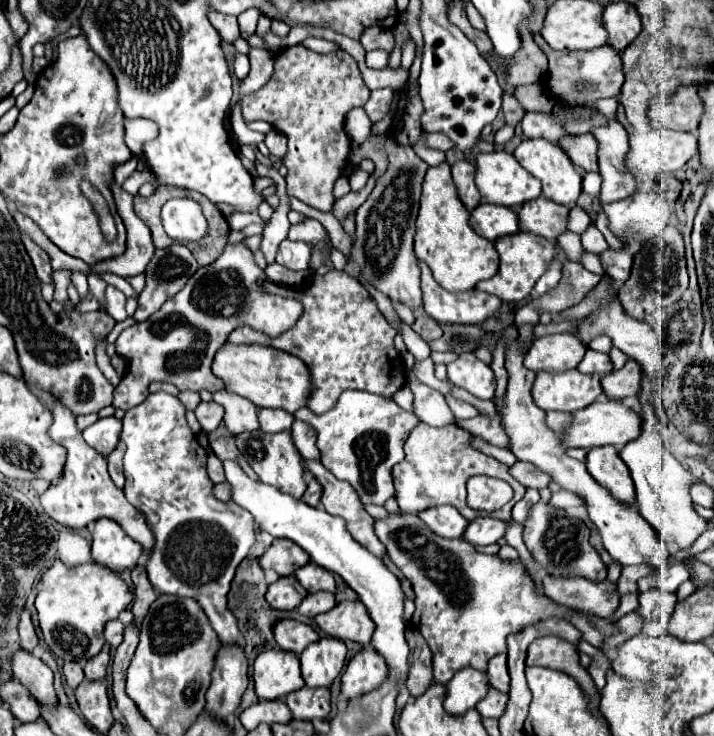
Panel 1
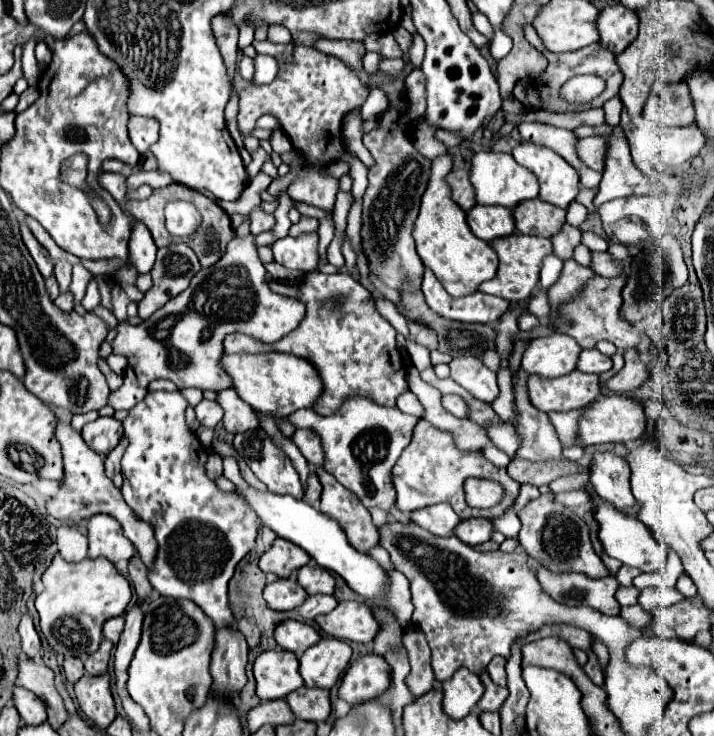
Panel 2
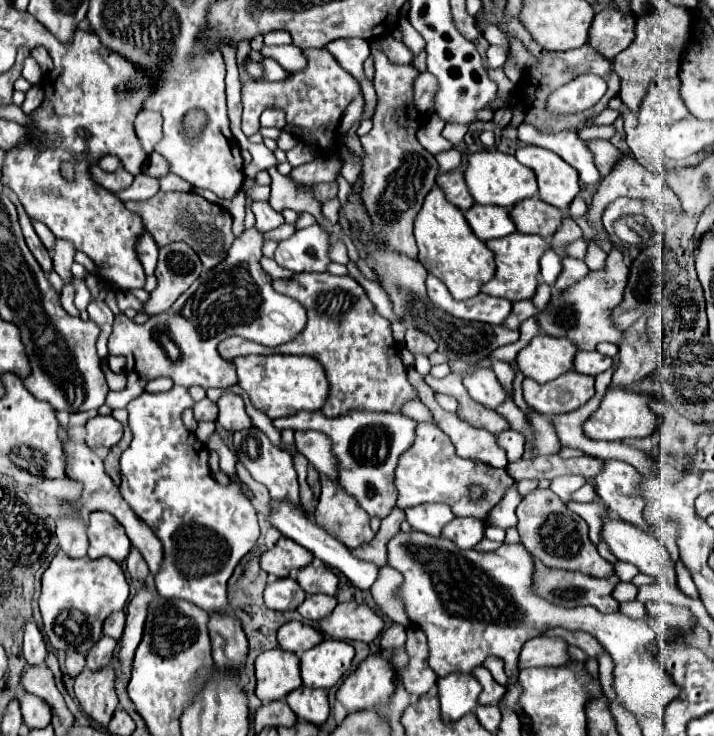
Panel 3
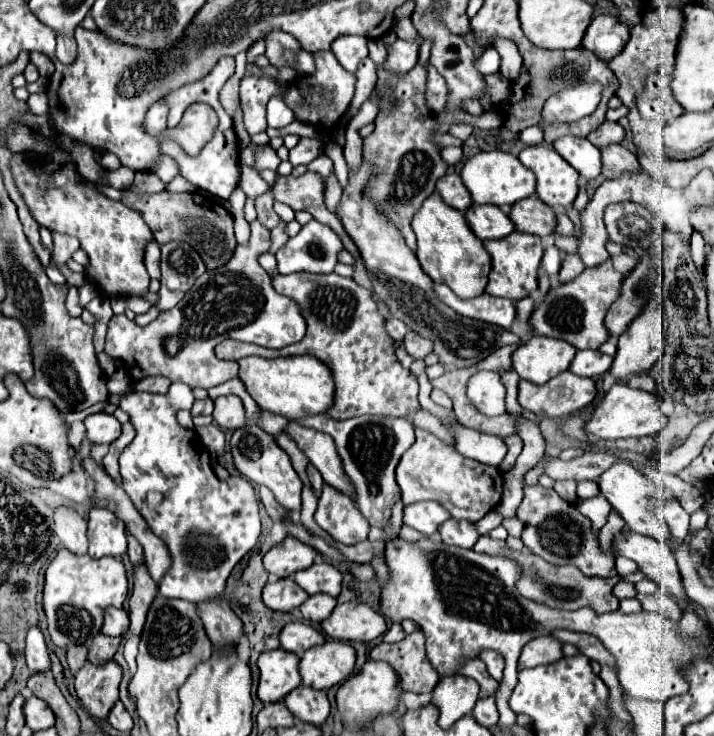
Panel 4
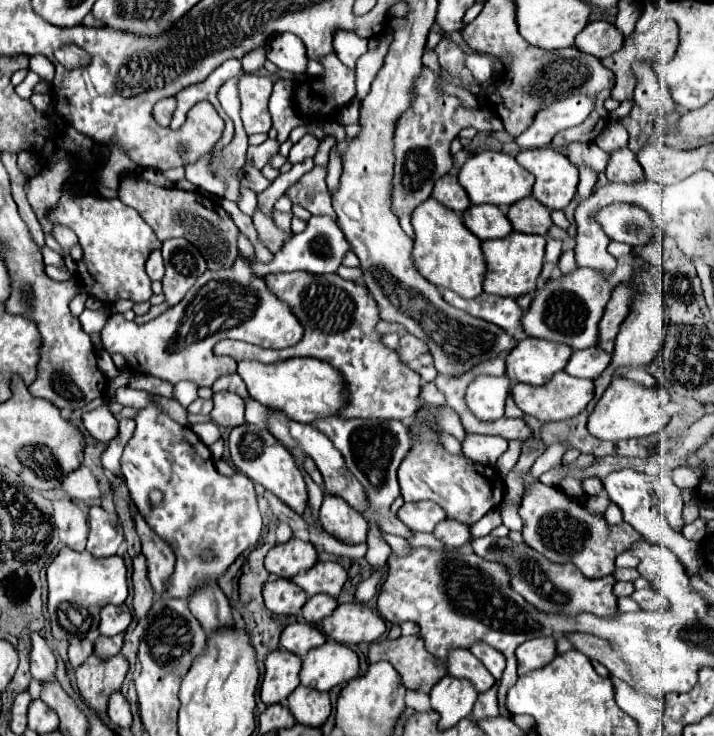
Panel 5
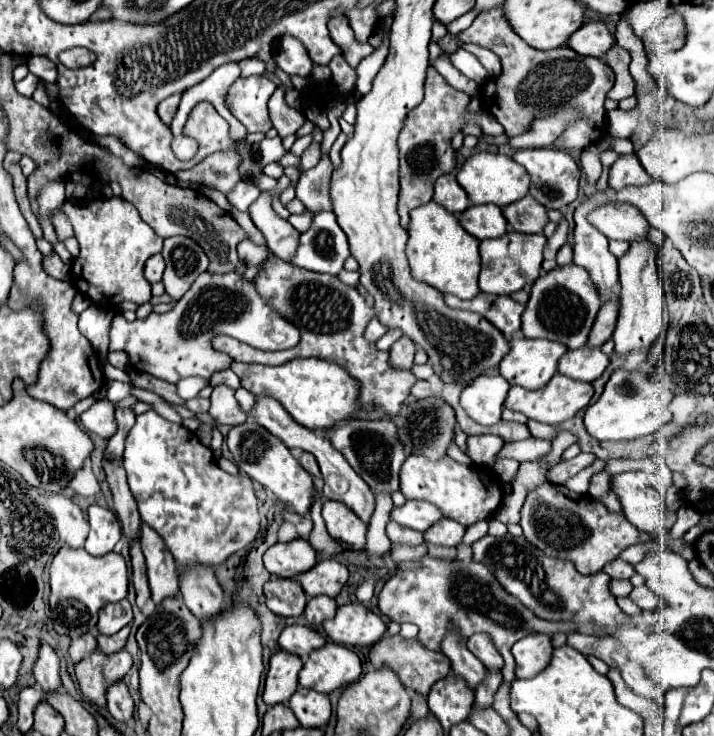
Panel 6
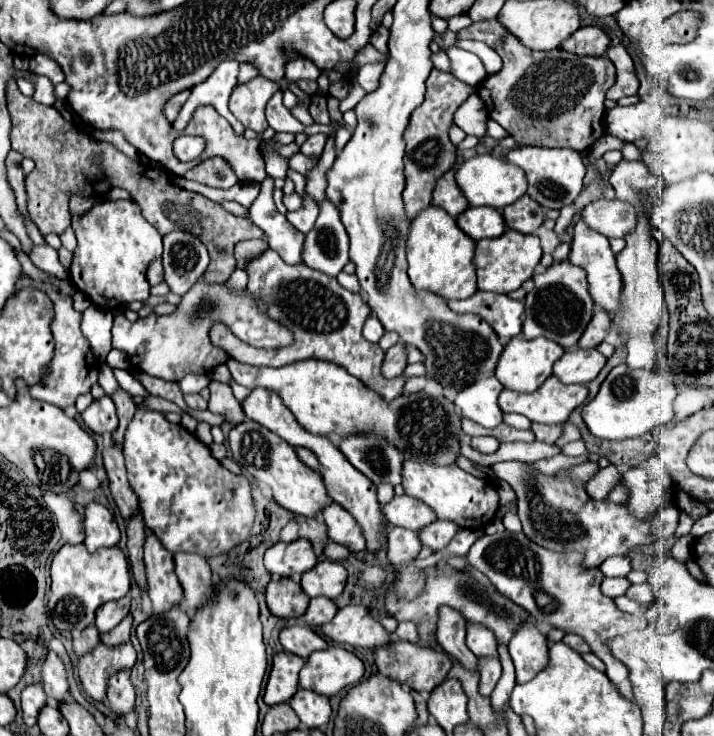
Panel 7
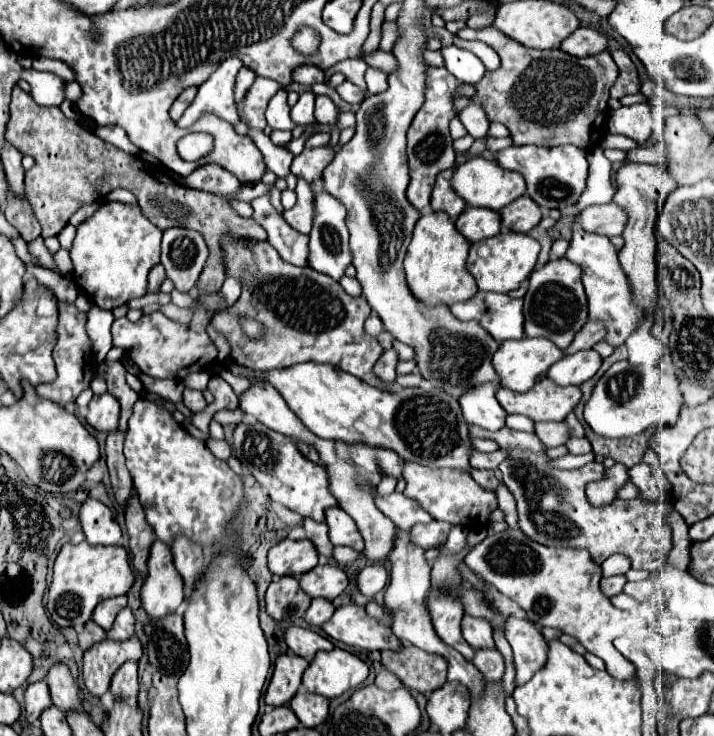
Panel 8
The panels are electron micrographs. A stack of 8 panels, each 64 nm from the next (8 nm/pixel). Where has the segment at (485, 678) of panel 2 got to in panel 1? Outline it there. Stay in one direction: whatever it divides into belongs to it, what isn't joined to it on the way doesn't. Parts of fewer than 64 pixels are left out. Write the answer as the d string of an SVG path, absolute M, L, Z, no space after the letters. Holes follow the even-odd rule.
M490 686L490 692L484 700L480 700L480 704L476 704L476 710L482 714L482 716L492 716L492 718L500 718L504 714L504 706L508 702L508 694L504 692L496 692L492 686Z

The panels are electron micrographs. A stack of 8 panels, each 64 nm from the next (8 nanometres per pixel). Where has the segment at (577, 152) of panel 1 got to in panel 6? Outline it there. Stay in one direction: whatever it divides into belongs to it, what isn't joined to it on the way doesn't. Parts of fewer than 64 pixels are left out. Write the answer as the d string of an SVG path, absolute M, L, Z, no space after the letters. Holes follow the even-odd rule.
M620 156L612 168L610 168L610 186L620 190L626 186L644 186L650 184L652 178L648 172L644 172L642 164L636 160L636 156Z

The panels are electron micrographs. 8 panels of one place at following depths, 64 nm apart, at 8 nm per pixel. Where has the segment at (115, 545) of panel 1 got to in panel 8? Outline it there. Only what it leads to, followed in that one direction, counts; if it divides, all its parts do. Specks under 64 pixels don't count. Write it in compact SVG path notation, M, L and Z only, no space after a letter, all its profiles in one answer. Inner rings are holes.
M86 500L80 508L80 524L84 528L86 540L96 546L108 546L108 544L118 544L122 532L118 522L114 520L112 510L102 504L100 500Z

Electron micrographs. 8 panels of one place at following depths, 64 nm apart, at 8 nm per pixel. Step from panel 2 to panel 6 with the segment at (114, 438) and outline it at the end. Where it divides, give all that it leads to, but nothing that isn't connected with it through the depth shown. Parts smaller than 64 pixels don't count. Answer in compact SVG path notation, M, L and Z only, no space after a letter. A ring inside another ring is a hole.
M96 400L94 406L90 406L86 412L80 414L80 420L86 430L110 438L116 432L116 418L114 418L114 404L110 400Z

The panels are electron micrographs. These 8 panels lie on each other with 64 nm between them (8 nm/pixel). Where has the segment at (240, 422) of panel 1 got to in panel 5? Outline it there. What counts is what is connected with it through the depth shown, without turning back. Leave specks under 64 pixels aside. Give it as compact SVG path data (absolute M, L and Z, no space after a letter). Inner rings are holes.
M216 392L212 396L214 408L210 412L212 422L218 426L242 426L244 424L244 402L234 392Z

